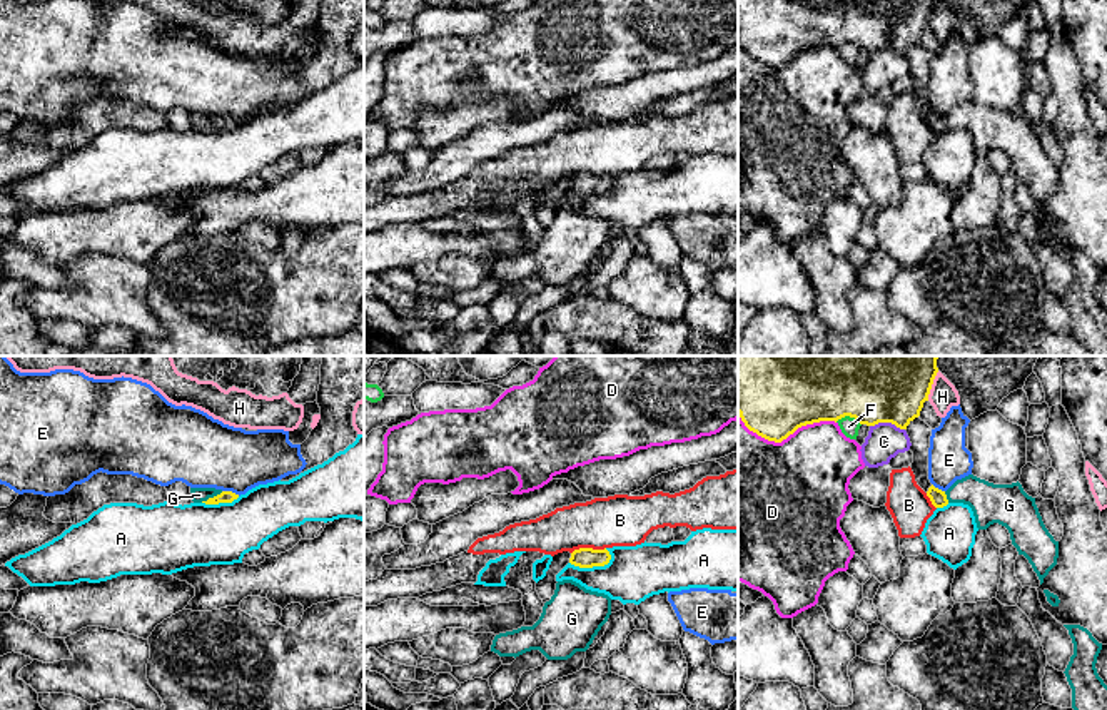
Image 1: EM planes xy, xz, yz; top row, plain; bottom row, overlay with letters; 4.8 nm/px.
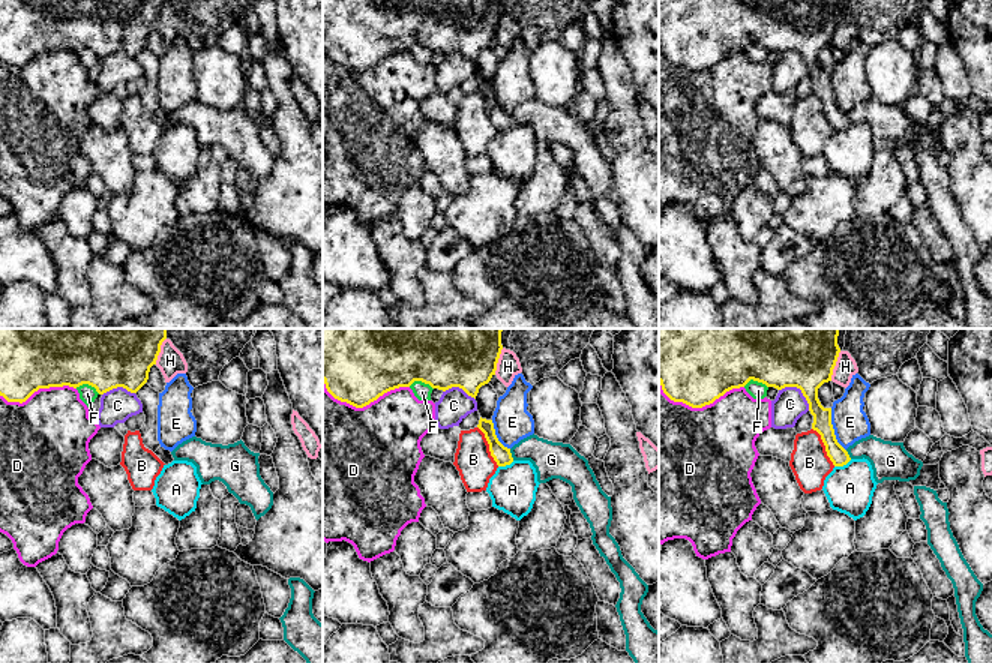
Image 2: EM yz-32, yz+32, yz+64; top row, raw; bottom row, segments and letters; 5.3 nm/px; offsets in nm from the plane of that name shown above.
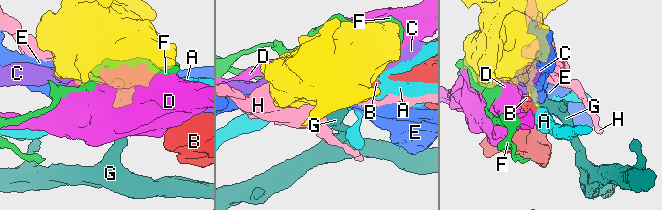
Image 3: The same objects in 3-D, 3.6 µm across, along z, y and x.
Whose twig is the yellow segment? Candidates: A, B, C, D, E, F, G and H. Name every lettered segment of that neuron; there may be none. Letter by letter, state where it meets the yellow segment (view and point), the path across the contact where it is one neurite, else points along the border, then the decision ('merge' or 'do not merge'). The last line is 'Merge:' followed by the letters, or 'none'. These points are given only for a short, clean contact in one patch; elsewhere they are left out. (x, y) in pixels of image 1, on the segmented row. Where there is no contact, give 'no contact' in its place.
A: xz (591, 567) | along xz (611, 555), (603, 565), (575, 567), (570, 562) | do not merge
B: xz (588, 548) | along xz (605, 547), (576, 548), (571, 553) | do not merge
C: yz (887, 421) | do not merge
D: yz (783, 438) | do not merge
E: xy (231, 491) | along xy (222, 490), (239, 495) | do not merge
F: yz (849, 415) | do not merge
G: xy (211, 498) | across xy (226, 496), (211, 498), (199, 495) | merge
H: yz (930, 386) | do not merge
Merge: G

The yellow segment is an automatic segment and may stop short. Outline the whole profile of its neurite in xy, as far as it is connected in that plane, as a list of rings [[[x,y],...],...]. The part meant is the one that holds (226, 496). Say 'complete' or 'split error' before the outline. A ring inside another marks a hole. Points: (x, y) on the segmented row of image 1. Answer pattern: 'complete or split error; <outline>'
split error; [[[190,488],[192,501],[194,503],[205,503],[205,505],[219,505],[219,503],[232,503],[239,498],[239,494],[232,491],[222,491],[215,488]]]

